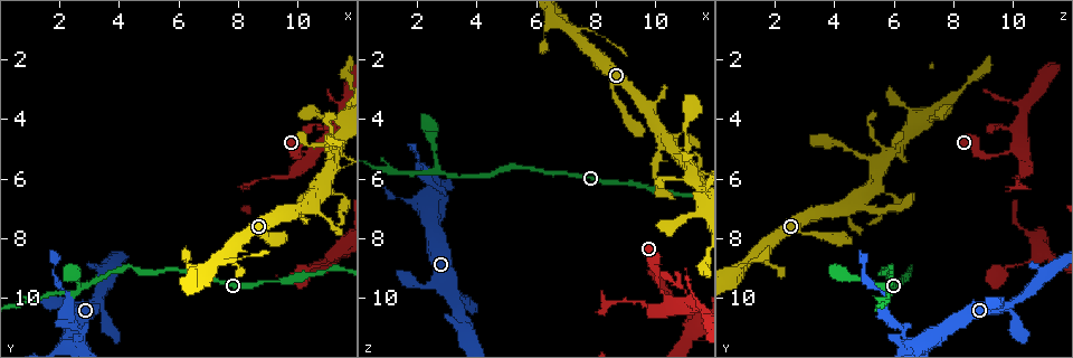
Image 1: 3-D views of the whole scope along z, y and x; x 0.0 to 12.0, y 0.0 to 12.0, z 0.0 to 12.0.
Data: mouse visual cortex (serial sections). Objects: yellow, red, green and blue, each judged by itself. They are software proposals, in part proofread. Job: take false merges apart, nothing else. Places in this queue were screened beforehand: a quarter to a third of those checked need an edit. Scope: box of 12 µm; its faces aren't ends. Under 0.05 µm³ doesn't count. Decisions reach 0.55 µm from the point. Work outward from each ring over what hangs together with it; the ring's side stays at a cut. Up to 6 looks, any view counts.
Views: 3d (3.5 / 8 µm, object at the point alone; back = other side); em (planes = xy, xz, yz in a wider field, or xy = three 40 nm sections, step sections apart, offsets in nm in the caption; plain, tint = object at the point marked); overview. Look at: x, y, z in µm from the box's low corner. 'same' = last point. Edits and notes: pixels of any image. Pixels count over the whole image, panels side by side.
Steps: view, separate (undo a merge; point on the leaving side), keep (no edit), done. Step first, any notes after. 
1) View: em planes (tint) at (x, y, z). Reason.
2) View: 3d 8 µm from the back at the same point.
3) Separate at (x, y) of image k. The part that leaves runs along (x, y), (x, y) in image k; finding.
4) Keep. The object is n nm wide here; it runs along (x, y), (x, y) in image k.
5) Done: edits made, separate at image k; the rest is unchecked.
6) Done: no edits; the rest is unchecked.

View: 3d 8 µm at (10.5, 5.0, 10.1). A narrow waist.

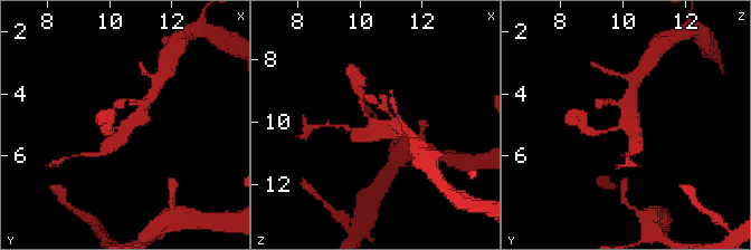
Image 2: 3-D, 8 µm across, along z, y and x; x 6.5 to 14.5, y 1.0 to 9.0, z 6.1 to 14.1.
View: em planes (tint) at (10.5, 5.0, 10.1). Now the EM.

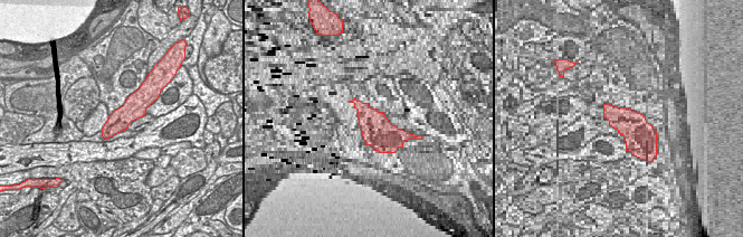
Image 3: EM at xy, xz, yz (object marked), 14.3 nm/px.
Keep. The arms are 150, 300, 350, 400 nm wide; it runs along (111, 133), (127, 124), (146, 101) in image 2; one cell here.

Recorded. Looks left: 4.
View: 3d 3.5 µm at (2.8, 9.6, 5.8).

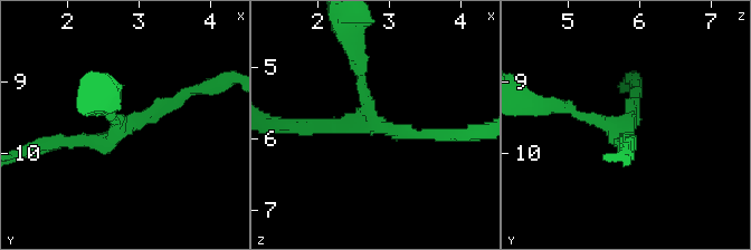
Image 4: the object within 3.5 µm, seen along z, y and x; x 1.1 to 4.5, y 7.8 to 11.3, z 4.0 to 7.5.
View: em xy step 2 (tint) at (2.85, 9.65, 5.80). 3 arms meet here; the arms are 150, 150, 200 nm wide.

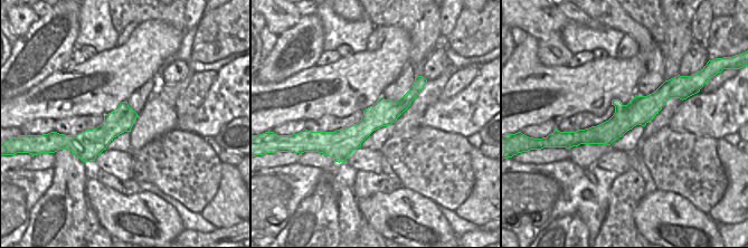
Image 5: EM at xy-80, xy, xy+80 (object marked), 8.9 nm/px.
Keep. One cell here.

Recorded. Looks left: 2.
Done: no edits; the rest is unchecked.

